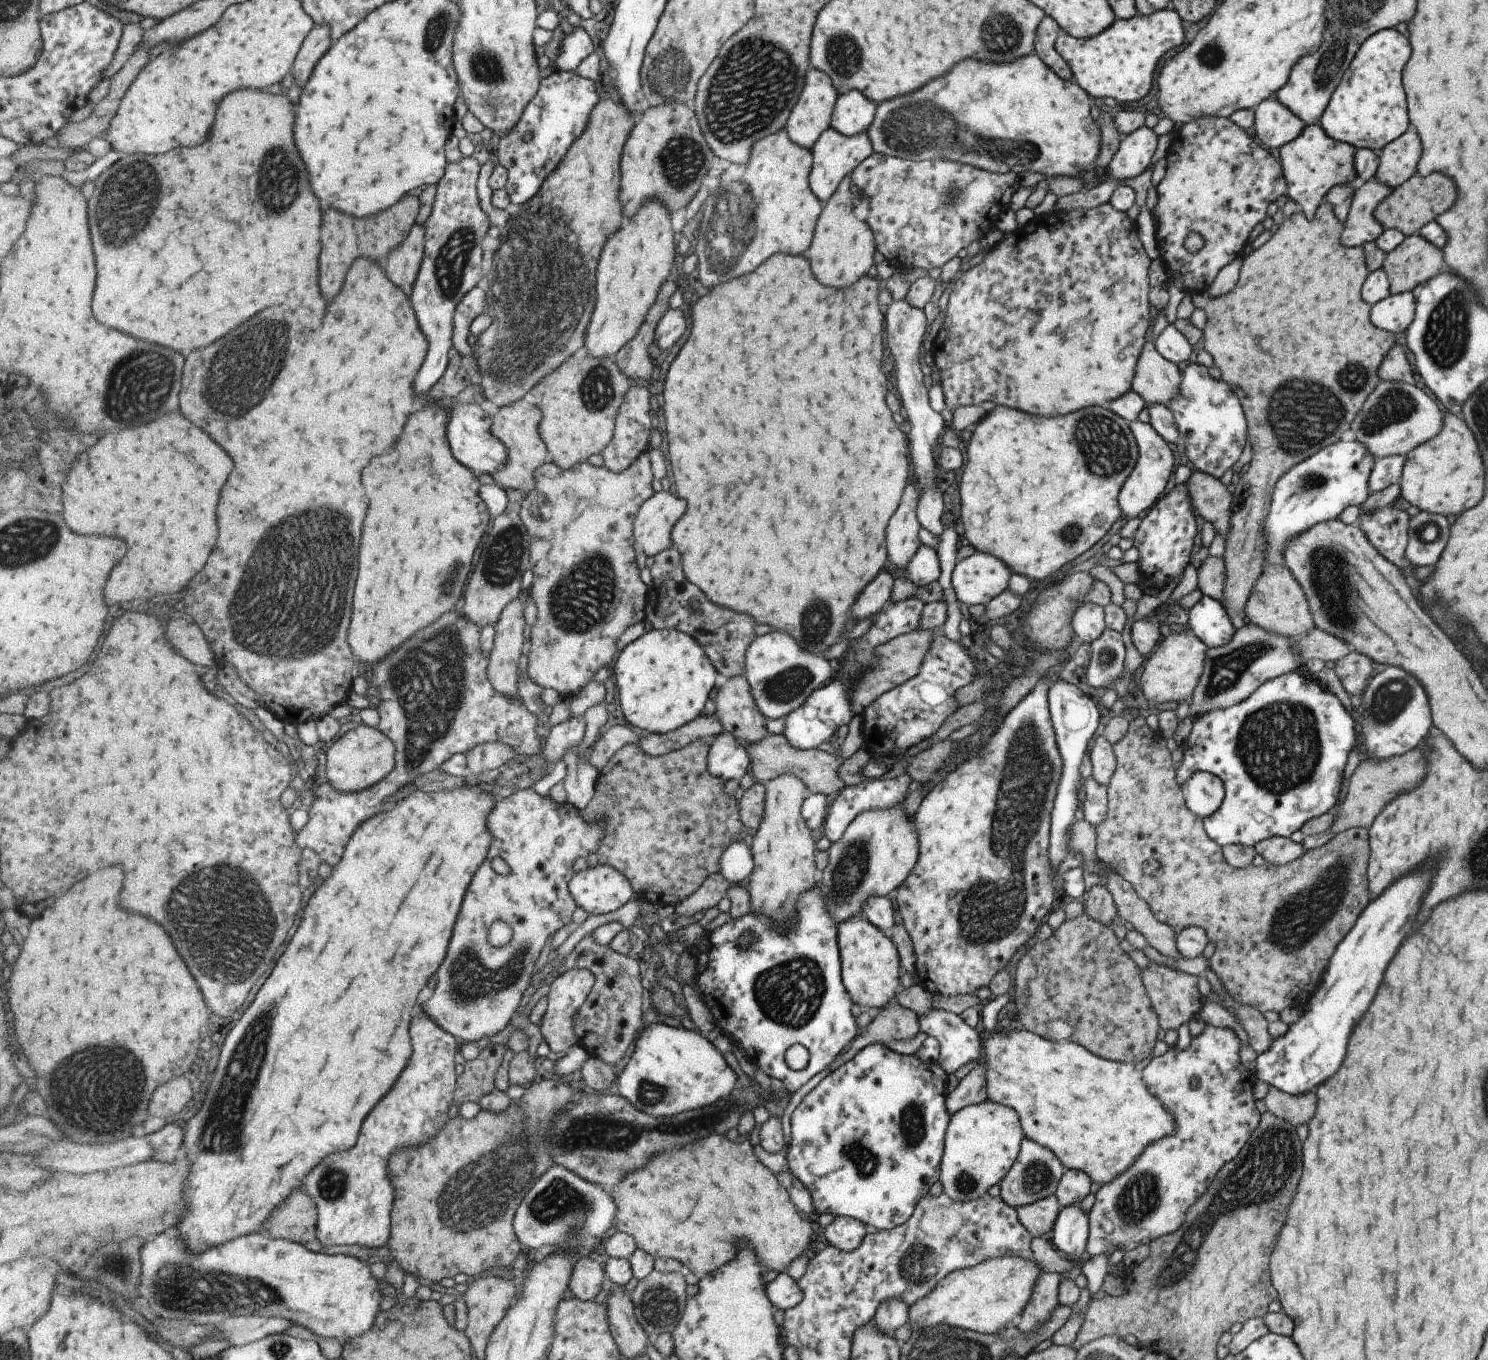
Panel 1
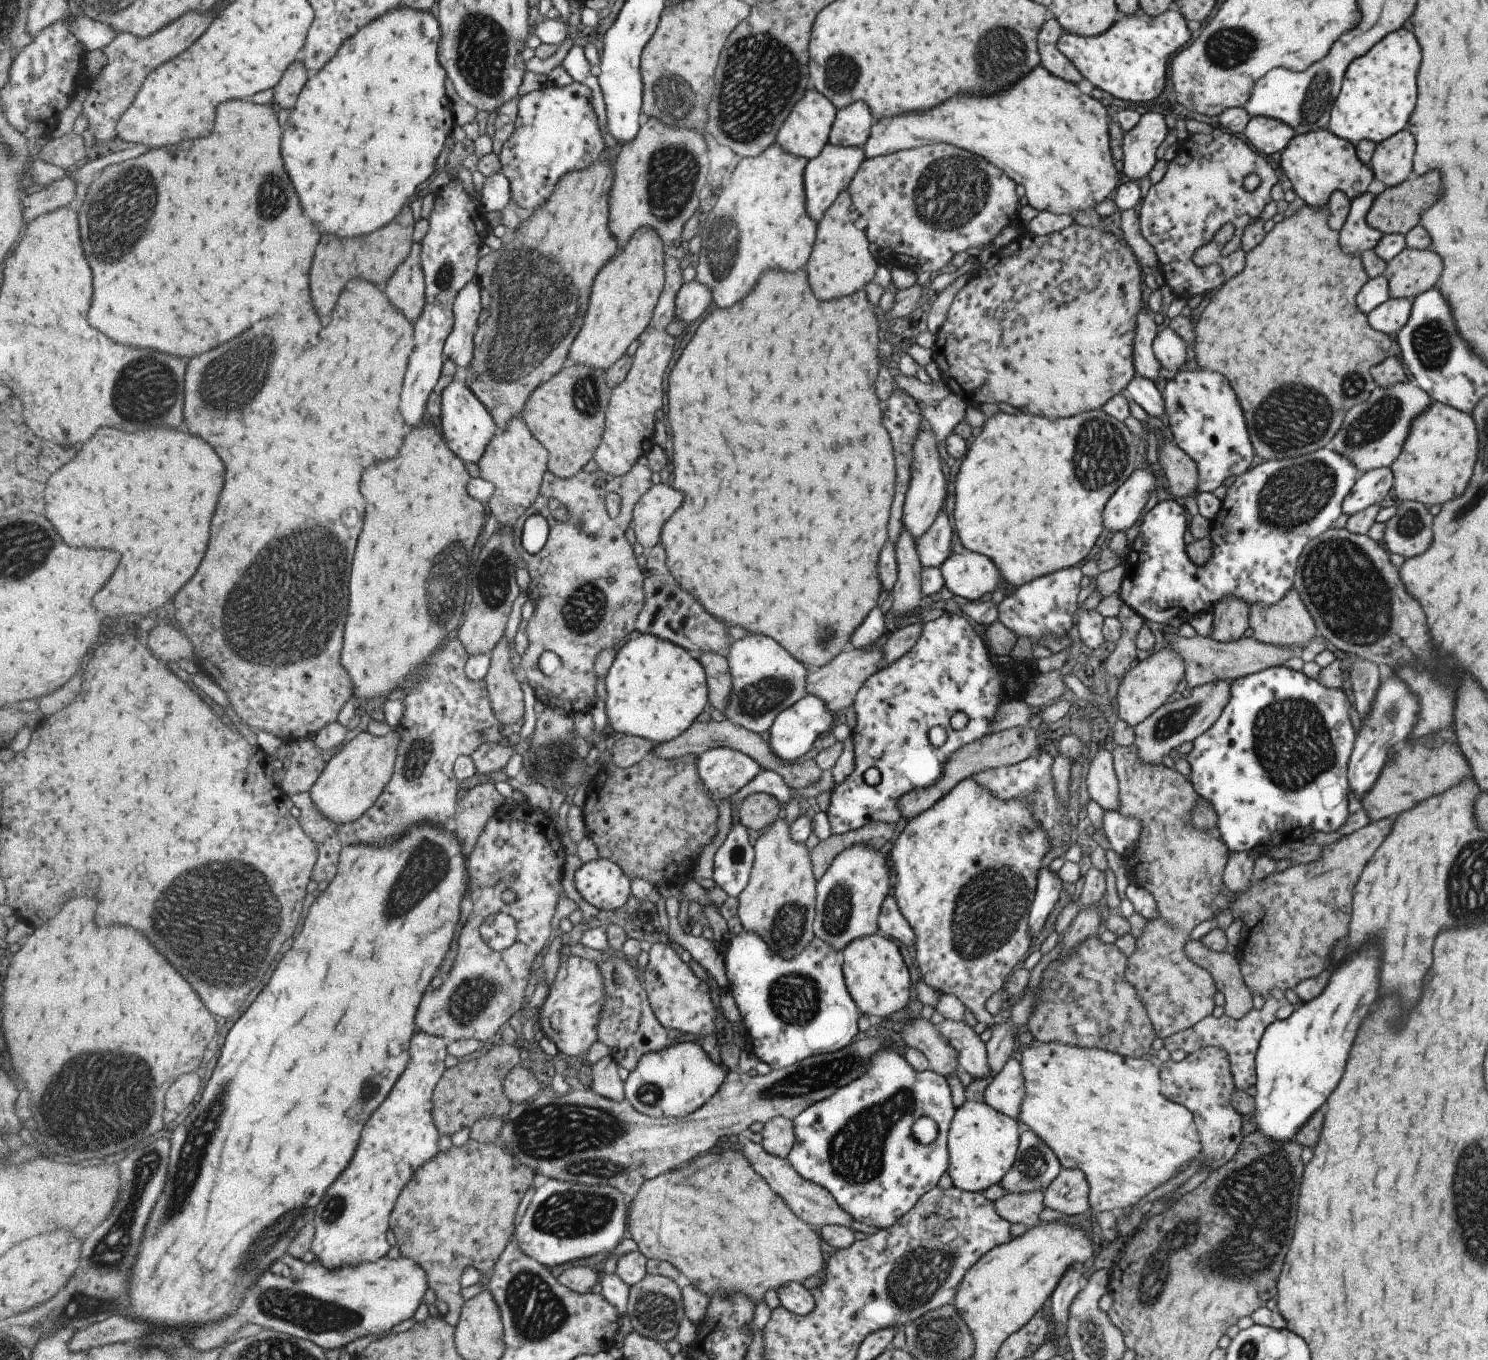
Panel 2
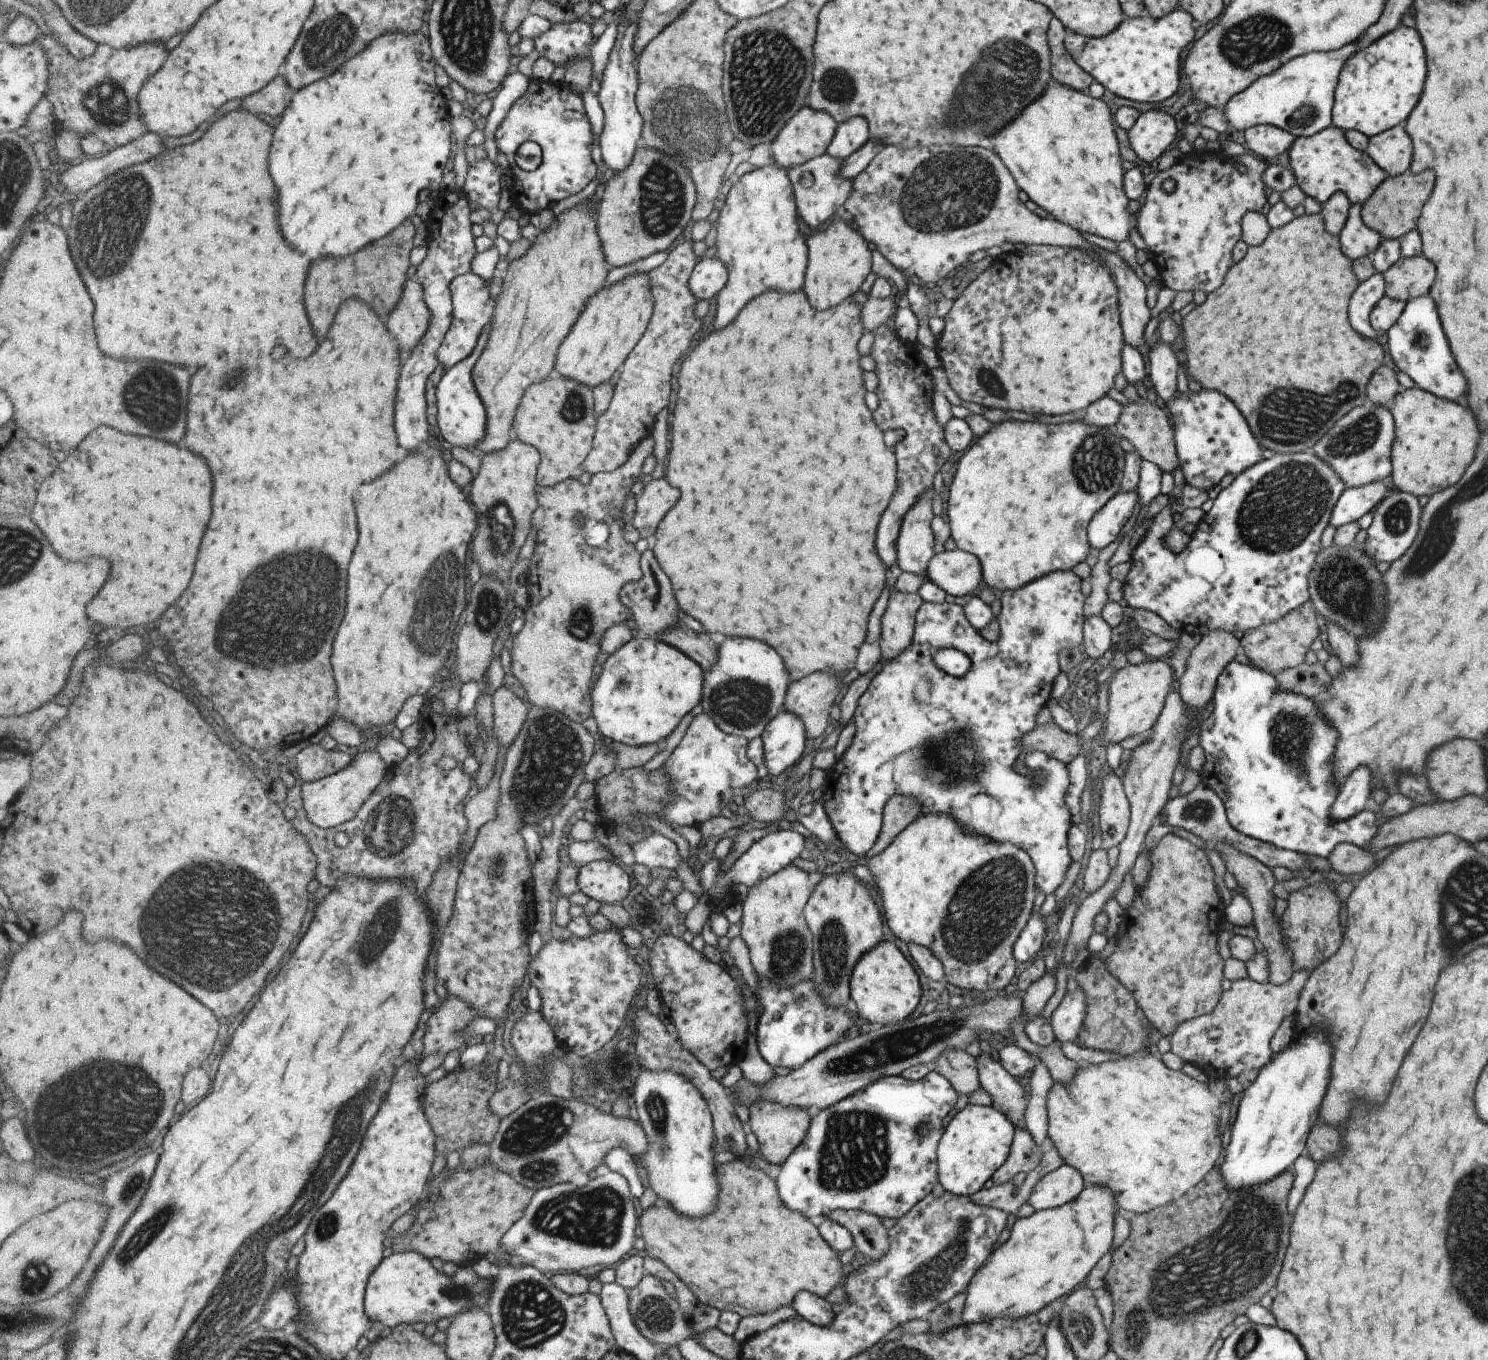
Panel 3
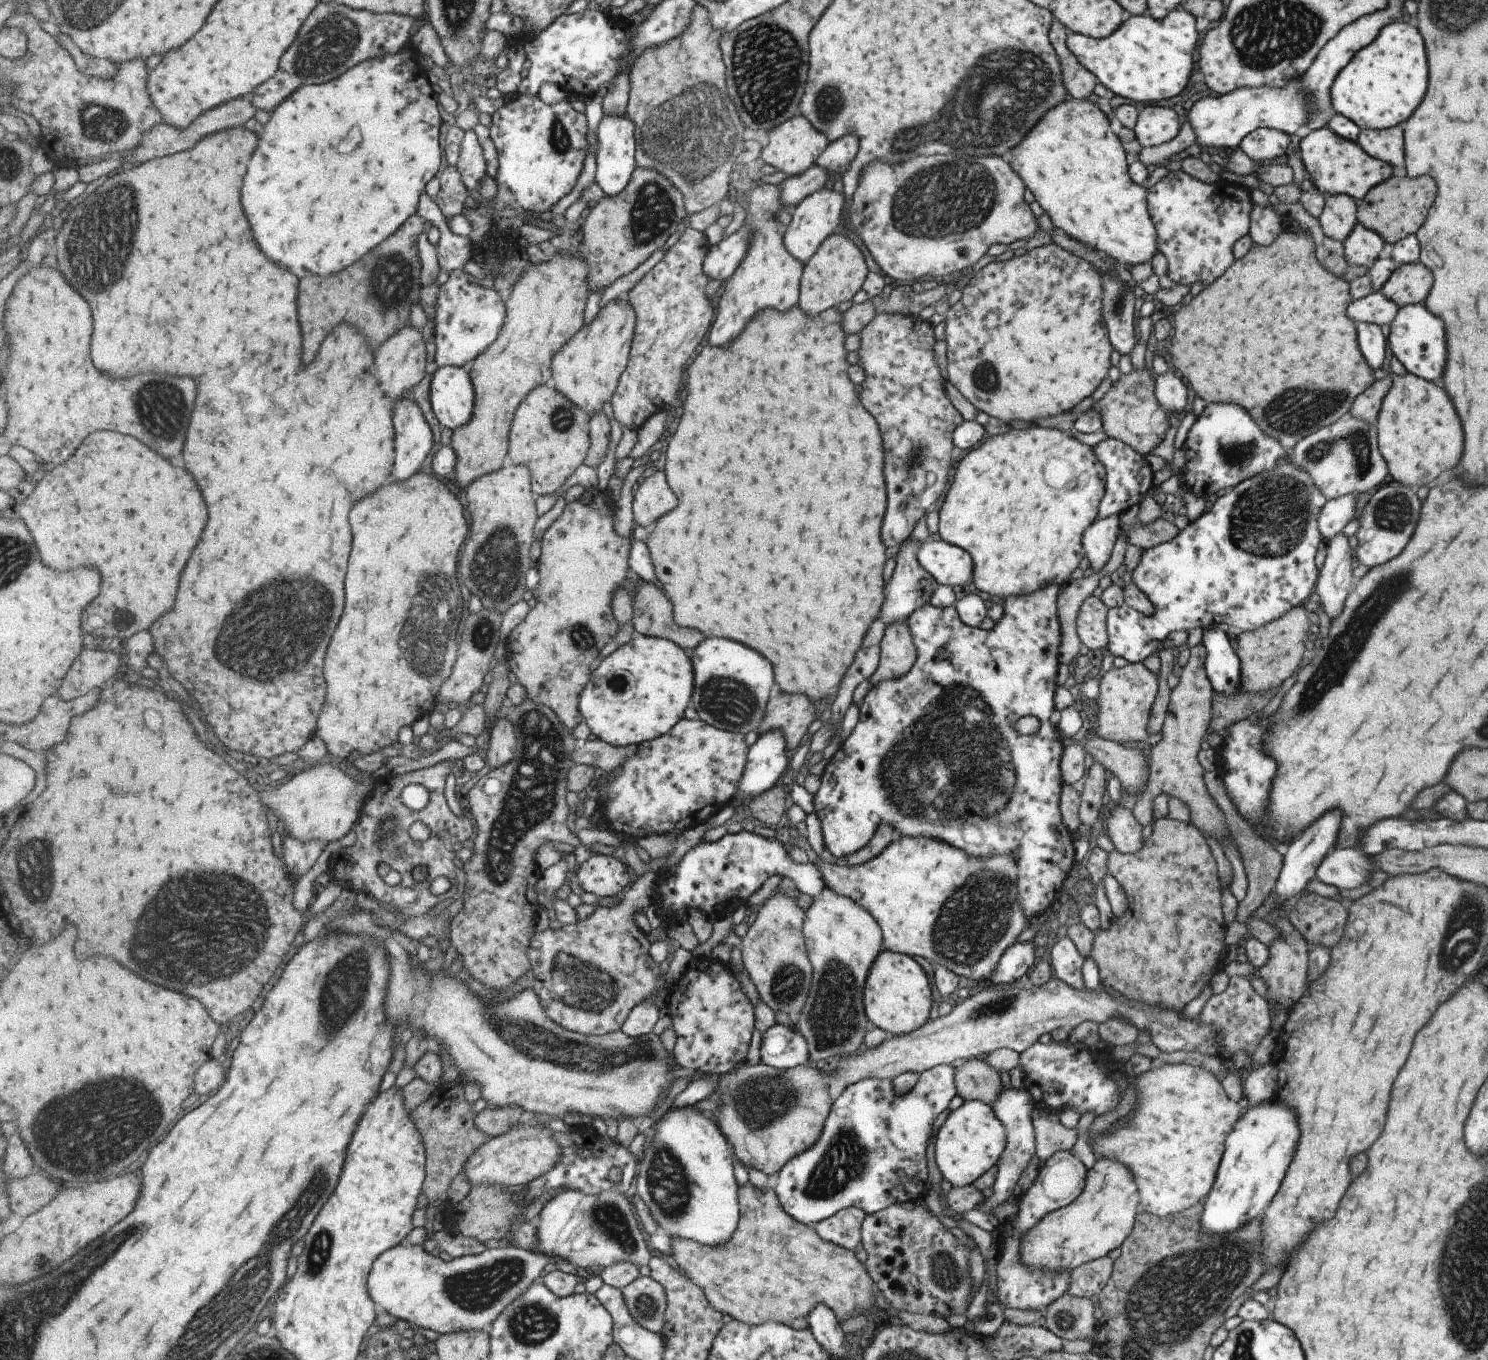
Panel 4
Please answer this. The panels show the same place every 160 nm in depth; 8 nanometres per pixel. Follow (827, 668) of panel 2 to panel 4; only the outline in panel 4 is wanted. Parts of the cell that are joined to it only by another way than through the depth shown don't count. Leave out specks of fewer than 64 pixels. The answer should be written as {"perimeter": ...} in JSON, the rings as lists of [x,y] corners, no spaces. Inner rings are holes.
{"perimeter":[[[774,692],[767,702],[764,719],[756,733],[759,736],[765,731],[779,729],[784,733],[787,748],[795,748],[801,744],[809,724],[820,717],[815,714],[815,704],[806,694]]]}

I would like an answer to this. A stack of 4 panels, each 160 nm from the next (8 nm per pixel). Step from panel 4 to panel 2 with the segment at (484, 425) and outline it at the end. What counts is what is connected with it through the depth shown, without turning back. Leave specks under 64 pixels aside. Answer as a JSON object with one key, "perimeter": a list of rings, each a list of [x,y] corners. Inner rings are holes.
{"perimeter":[[[601,156],[591,167],[584,168],[583,171],[568,172],[568,174],[560,180],[560,183],[557,183],[556,190],[552,192],[551,199],[547,199],[547,202],[542,204],[538,209],[535,209],[533,214],[526,221],[523,221],[515,230],[509,232],[500,248],[502,254],[501,257],[499,257],[499,262],[497,262],[497,270],[493,279],[492,288],[489,290],[492,296],[492,304],[489,308],[490,315],[485,319],[483,326],[479,328],[474,359],[467,367],[467,385],[481,399],[481,402],[489,409],[489,412],[492,412],[493,418],[497,421],[501,431],[504,431],[509,426],[511,420],[522,414],[529,397],[537,388],[549,382],[554,376],[557,376],[557,374],[570,363],[569,353],[574,340],[583,328],[596,276],[599,275],[600,270],[620,252],[618,240],[610,231],[609,224],[610,196],[614,185],[614,176],[616,175],[614,166],[617,158],[618,156],[615,157],[614,162],[609,162],[608,159]]]}

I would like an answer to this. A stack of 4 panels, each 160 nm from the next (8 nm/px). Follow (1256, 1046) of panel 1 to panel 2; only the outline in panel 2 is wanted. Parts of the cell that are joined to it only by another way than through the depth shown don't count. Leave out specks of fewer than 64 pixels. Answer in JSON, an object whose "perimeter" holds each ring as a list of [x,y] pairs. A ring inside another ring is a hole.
{"perimeter":[[[1197,939],[1185,943],[1183,952],[1193,964],[1207,969],[1212,976],[1216,990],[1223,994],[1223,1014],[1242,1019],[1252,1009],[1251,994],[1242,981],[1235,954],[1209,950]]]}

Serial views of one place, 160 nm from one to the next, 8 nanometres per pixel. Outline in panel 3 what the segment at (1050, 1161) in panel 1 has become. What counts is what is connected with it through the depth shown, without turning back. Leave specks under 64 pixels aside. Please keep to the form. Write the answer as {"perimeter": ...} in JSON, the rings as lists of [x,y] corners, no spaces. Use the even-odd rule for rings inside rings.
{"perimeter":[[[1017,1128],[1014,1130],[1009,1155],[1005,1158],[1005,1162],[993,1172],[990,1180],[994,1185],[999,1185],[1010,1182],[1017,1172],[1029,1174],[1039,1164],[1044,1151],[1045,1149],[1037,1148],[1037,1144],[1033,1144],[1026,1129]]]}

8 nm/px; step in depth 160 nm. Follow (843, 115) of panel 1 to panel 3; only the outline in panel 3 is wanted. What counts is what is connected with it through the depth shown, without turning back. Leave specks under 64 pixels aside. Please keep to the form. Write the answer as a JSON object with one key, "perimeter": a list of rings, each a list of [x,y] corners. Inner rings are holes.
{"perimeter":[[[848,118],[836,123],[831,142],[826,152],[832,157],[843,160],[869,139],[868,124],[864,118]]]}

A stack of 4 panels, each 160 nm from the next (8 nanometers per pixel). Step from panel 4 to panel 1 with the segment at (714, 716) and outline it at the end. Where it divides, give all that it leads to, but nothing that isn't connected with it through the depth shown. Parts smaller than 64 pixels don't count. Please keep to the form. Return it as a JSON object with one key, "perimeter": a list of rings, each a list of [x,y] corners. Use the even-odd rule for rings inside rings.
{"perimeter":[[[769,632],[758,636],[746,646],[744,674],[749,683],[754,703],[766,722],[783,719],[799,708],[816,688],[832,677],[834,665],[821,655],[802,651],[800,645],[785,632]]]}

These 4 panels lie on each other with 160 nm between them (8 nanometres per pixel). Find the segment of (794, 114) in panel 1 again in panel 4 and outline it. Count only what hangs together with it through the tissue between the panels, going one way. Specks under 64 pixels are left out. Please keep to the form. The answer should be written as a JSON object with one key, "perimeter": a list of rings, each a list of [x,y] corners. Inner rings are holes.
{"perimeter":[[[793,116],[793,120],[787,119],[784,123],[778,124],[770,130],[767,135],[768,144],[764,148],[760,148],[761,160],[789,176],[799,175],[800,172],[813,165],[815,158],[824,151],[828,143],[826,136],[815,130],[803,116]]]}

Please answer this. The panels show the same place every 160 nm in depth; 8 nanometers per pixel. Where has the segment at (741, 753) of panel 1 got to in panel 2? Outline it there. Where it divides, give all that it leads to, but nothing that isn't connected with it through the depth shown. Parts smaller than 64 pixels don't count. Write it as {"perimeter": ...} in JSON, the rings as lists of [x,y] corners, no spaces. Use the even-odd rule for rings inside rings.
{"perimeter":[[[715,747],[697,756],[699,774],[717,802],[735,794],[759,772],[752,757],[737,749]]]}

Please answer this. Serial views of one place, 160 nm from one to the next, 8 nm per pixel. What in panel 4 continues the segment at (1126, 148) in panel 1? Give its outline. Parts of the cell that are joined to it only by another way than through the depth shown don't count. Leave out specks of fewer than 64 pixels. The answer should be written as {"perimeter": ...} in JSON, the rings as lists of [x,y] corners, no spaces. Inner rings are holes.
{"perimeter":[[[1146,106],[1136,114],[1133,125],[1137,142],[1141,148],[1156,147],[1173,140],[1179,132],[1177,114],[1171,108]]]}

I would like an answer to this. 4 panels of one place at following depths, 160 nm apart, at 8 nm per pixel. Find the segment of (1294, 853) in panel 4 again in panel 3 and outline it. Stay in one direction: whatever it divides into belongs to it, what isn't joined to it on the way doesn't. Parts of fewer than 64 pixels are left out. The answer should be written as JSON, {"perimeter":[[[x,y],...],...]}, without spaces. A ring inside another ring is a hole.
{"perimeter":[[[1365,766],[1355,768],[1345,778],[1345,782],[1341,784],[1339,794],[1331,806],[1331,818],[1343,820],[1343,818],[1349,818],[1349,816],[1363,810],[1363,806],[1371,794],[1371,780],[1369,778],[1371,778],[1371,772]]]}

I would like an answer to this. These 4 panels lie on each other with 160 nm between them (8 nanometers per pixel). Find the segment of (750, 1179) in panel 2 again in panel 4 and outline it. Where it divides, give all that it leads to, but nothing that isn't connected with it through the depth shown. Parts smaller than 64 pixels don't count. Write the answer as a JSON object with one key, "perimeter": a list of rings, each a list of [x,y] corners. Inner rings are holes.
{"perimeter":[[[751,1184],[741,1186],[741,1228],[737,1228],[737,1236],[733,1236],[733,1240],[725,1244],[725,1248],[711,1248],[696,1240],[669,1237],[672,1247],[671,1262],[706,1292],[709,1302],[718,1311],[742,1323],[759,1325],[775,1321],[787,1325],[793,1318],[807,1316],[809,1308],[813,1308],[815,1304],[831,1309],[839,1322],[863,1311],[866,1322],[867,1310],[877,1310],[871,1300],[871,1297],[878,1294],[877,1288],[853,1251],[819,1238],[812,1226],[803,1226],[800,1221],[787,1218],[787,1214],[777,1204],[771,1188],[759,1190]]]}

